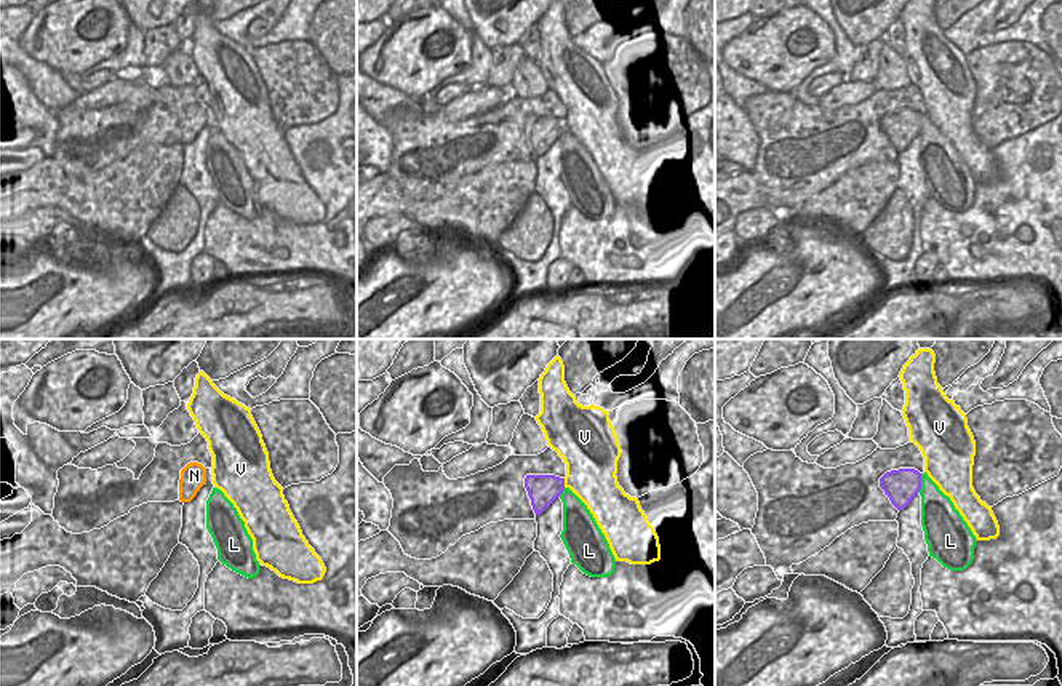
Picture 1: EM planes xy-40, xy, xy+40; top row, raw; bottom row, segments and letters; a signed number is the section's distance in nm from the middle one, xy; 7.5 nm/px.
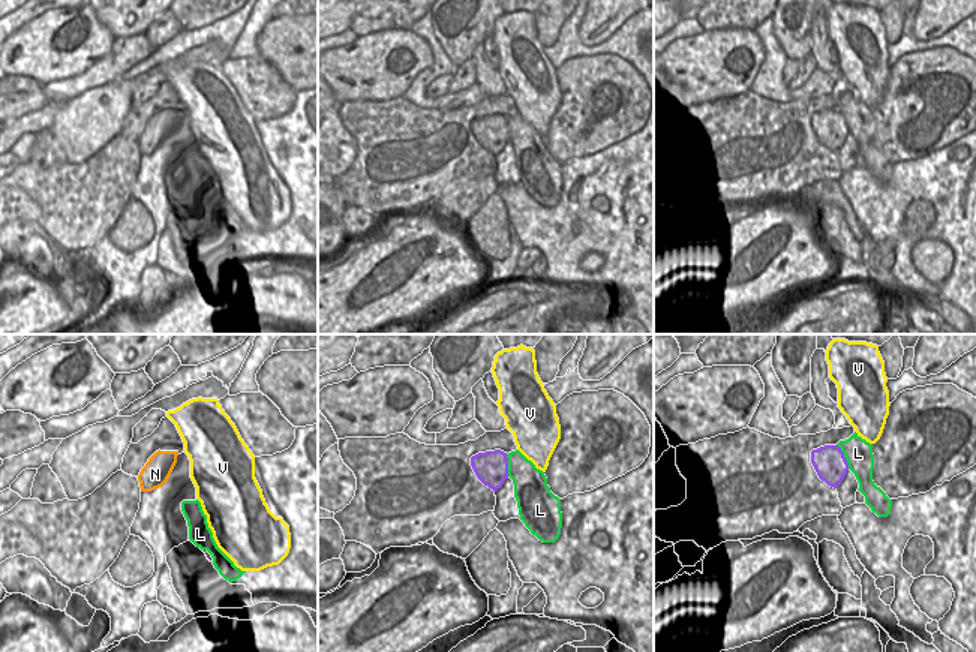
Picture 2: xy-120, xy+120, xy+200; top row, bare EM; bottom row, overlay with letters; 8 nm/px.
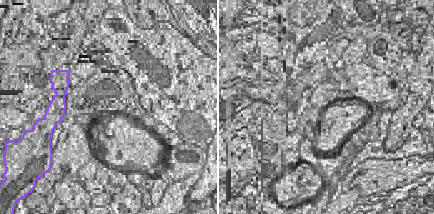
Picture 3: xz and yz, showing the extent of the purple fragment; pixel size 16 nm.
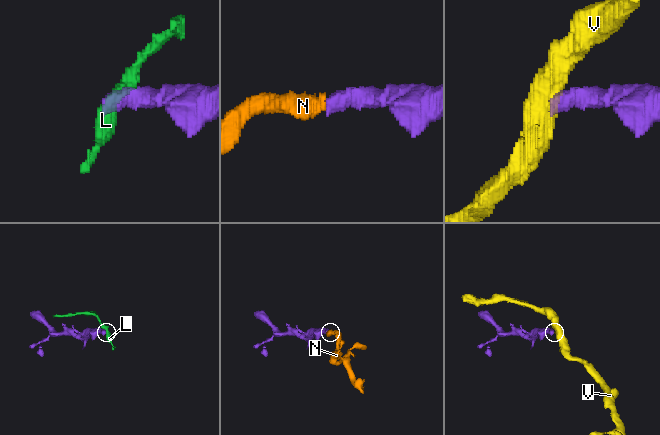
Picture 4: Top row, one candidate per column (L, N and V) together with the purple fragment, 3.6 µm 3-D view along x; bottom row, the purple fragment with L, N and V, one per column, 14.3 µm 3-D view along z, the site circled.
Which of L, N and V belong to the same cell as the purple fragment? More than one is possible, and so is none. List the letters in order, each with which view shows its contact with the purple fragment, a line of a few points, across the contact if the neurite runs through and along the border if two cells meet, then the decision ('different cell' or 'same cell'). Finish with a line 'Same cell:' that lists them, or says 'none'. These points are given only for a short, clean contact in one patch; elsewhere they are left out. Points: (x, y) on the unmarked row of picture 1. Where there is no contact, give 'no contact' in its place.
L: xy+40 | different cell
N: no contact | same cell
V: xy | xy (563, 120), (565, 128) | different cell
Same cell: N

